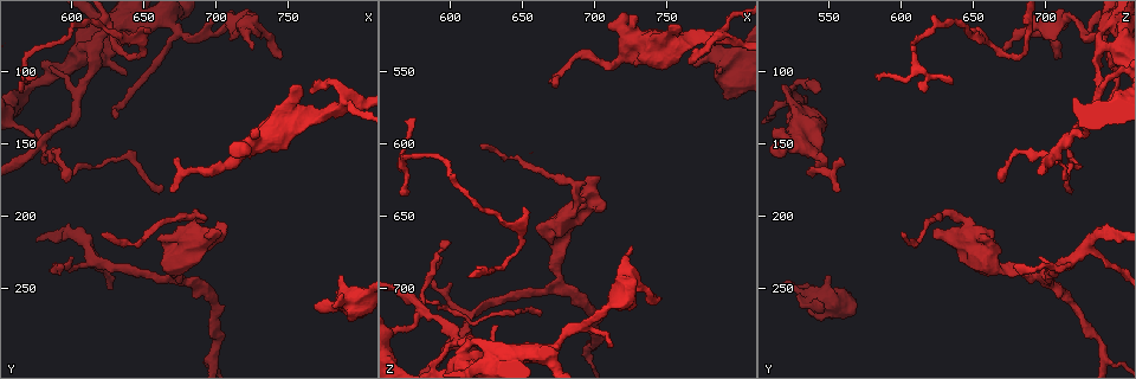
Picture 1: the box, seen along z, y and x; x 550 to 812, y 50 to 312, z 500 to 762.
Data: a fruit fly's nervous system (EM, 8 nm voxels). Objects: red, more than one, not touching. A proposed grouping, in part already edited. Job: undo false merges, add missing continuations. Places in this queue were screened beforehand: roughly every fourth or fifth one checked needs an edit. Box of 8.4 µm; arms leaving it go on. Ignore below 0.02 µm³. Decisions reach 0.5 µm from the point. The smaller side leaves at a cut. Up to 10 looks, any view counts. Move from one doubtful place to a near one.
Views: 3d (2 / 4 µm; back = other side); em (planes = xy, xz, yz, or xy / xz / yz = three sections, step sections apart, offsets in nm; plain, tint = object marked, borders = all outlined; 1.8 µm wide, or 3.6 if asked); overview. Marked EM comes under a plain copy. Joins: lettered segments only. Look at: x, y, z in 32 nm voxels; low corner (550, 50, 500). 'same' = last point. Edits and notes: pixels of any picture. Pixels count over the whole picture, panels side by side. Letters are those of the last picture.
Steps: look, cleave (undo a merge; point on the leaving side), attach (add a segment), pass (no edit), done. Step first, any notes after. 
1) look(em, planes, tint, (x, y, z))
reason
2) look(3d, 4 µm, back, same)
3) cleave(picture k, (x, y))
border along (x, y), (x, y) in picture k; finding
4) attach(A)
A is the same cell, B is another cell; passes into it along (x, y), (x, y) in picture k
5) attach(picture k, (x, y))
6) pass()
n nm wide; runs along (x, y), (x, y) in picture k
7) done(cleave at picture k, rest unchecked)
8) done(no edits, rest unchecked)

look(em, 3.6 µm, xz, step 4, tint, (580, 150, 712))
a narrow waist

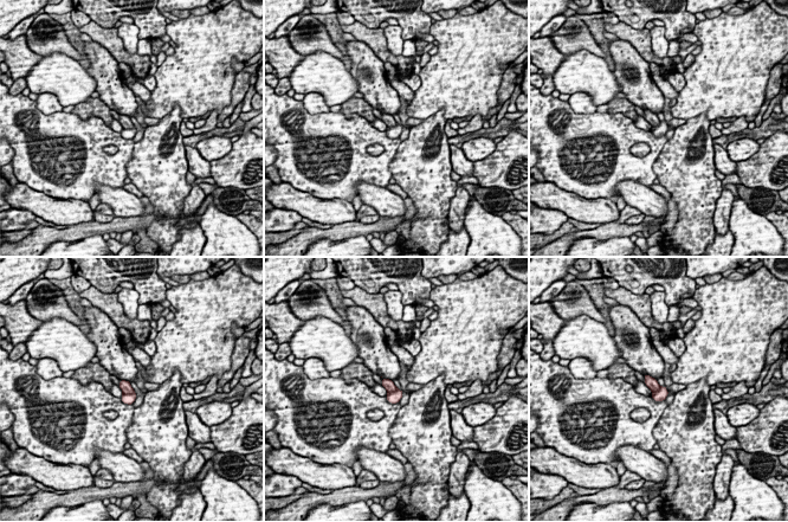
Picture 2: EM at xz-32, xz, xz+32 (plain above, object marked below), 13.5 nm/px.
look(em, 3.6 µm, planes, borders, same)

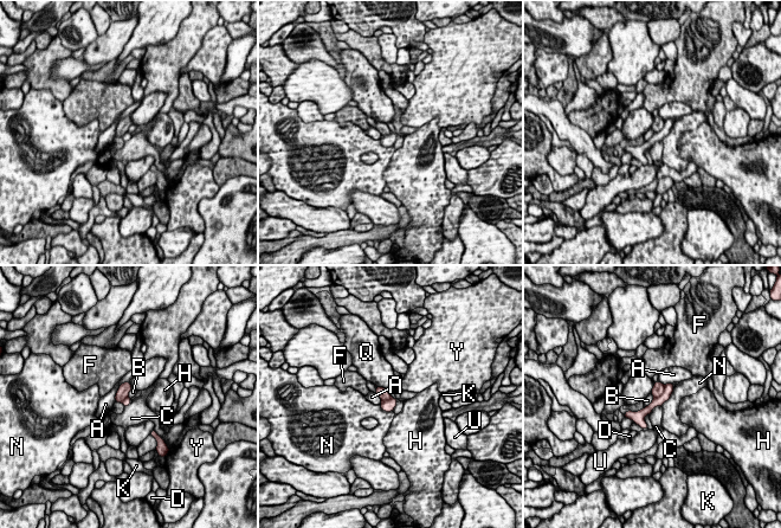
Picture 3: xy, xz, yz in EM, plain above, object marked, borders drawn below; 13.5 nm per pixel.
cleave(picture 3, (669, 387))
A, B, C, D, F, H, K, N, Q, U and Y are other cells; border along (665, 386), (664, 391), (654, 399) in picture 3; two neurons meet here

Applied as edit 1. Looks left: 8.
look(3d, 2 µm, (770, 264, 544))
an open end

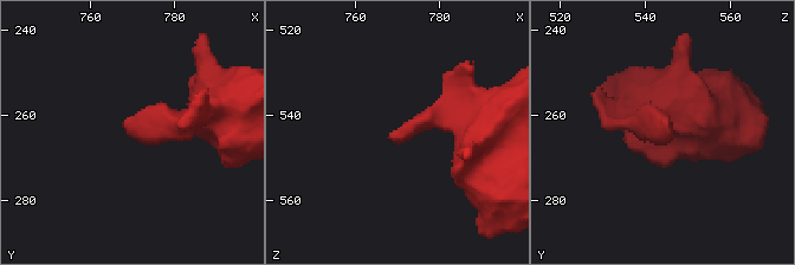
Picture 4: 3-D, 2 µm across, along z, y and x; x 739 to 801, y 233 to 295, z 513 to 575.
look(em, xz, step 4, borders, (768, 263, 546))
need the tissue

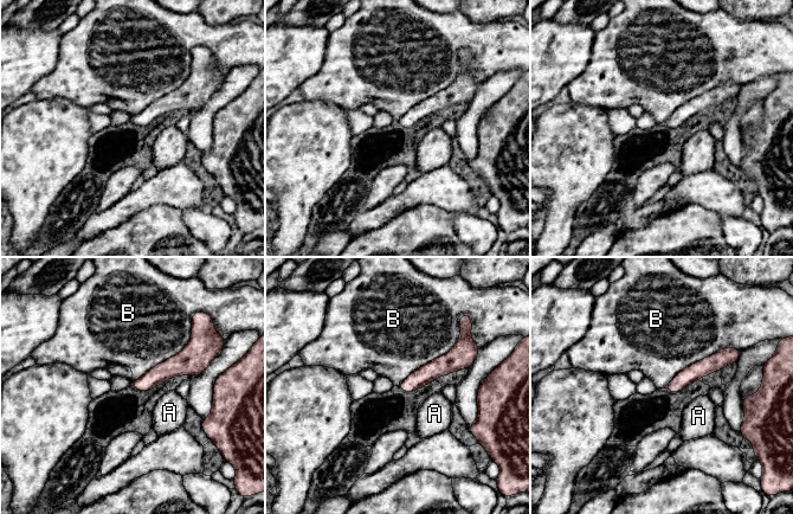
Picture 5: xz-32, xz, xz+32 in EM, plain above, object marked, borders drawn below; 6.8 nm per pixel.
look(em, planes, borders, same)
cut it another way

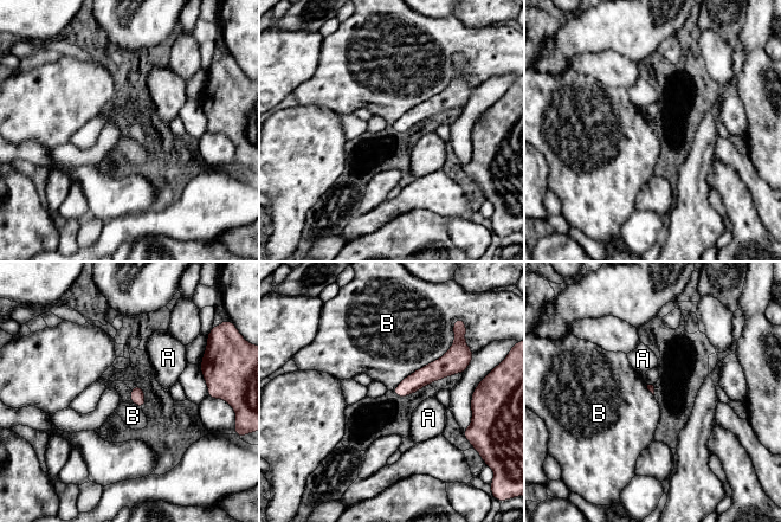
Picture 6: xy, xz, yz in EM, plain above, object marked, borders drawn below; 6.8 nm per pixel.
pass()
A and B are other cells; runs along (458, 369), (437, 369), (397, 391) in picture 6; none of them fits

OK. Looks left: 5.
look(3d, 4 µm, (570, 106, 584))
an open end

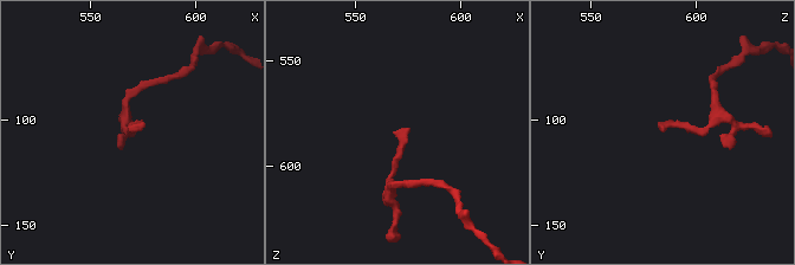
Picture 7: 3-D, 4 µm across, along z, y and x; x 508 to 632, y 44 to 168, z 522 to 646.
look(em, xy, step 8, borders, (568, 105, 584))

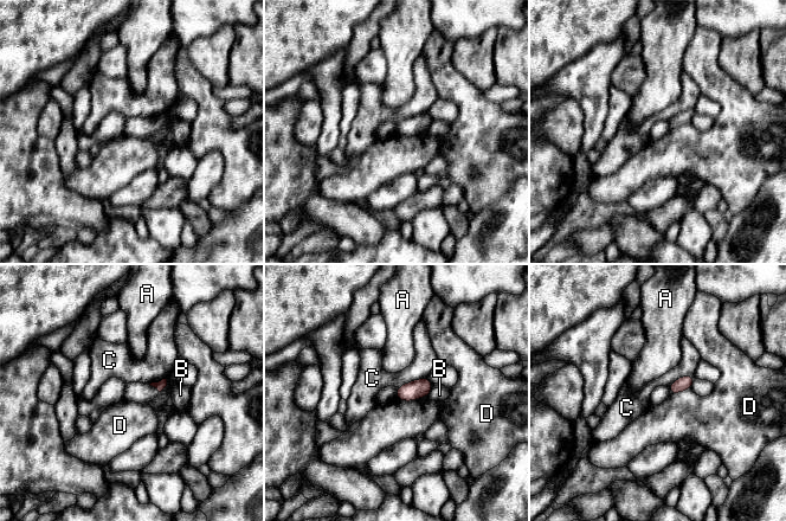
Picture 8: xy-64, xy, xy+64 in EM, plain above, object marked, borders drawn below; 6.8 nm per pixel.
pass()
90 nm wide; A, B, C and D are other cells; border along (427, 396), (411, 400), (397, 398) in picture 8; no lettered segment goes on from it

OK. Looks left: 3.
look(3d, 2 µm, (674, 242, 694))
abrupt turn

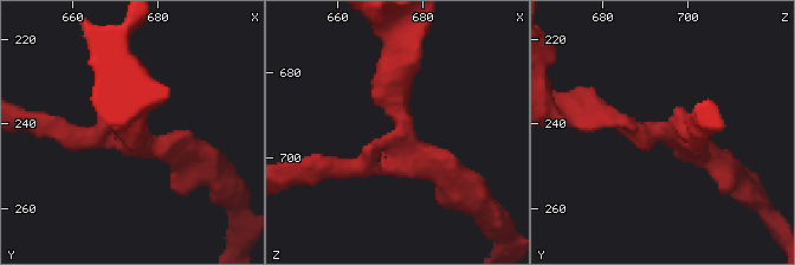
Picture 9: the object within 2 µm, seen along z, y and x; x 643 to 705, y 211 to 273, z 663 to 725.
look(em, xz, step 16, tint, (675, 243, 694))
3 arms

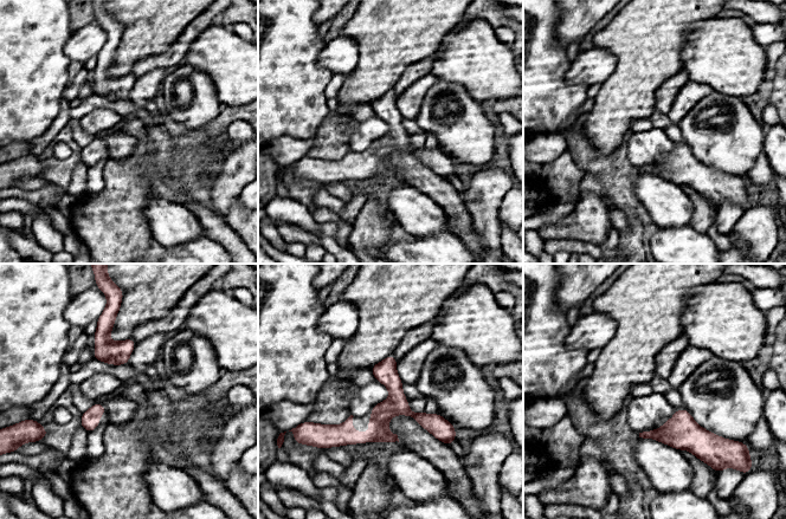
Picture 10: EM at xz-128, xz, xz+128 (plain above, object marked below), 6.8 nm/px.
look(em, planes, borders, same)
cut it another way

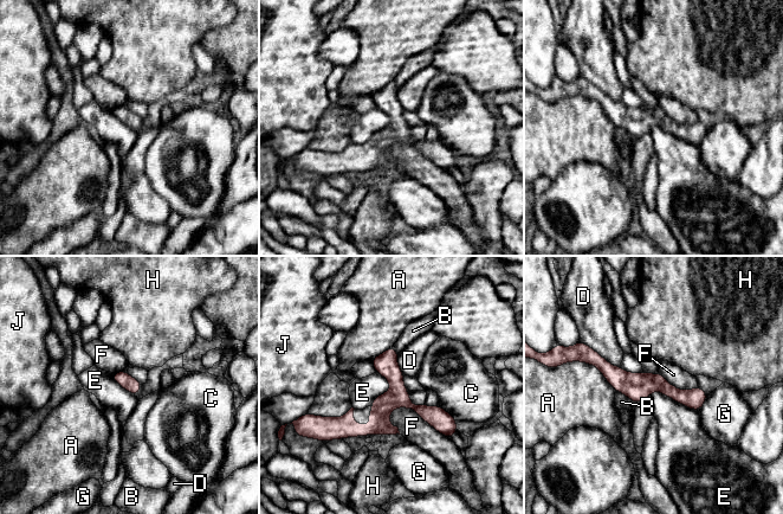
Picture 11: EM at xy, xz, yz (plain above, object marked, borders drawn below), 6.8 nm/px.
pass()
A, B, C, D, E, F, G, H and J are other cells; runs along (453, 422), (393, 403), (370, 429), (331, 425) in picture 11; all the same neuron

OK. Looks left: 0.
done(cleave at picture 3, rest unchecked)

